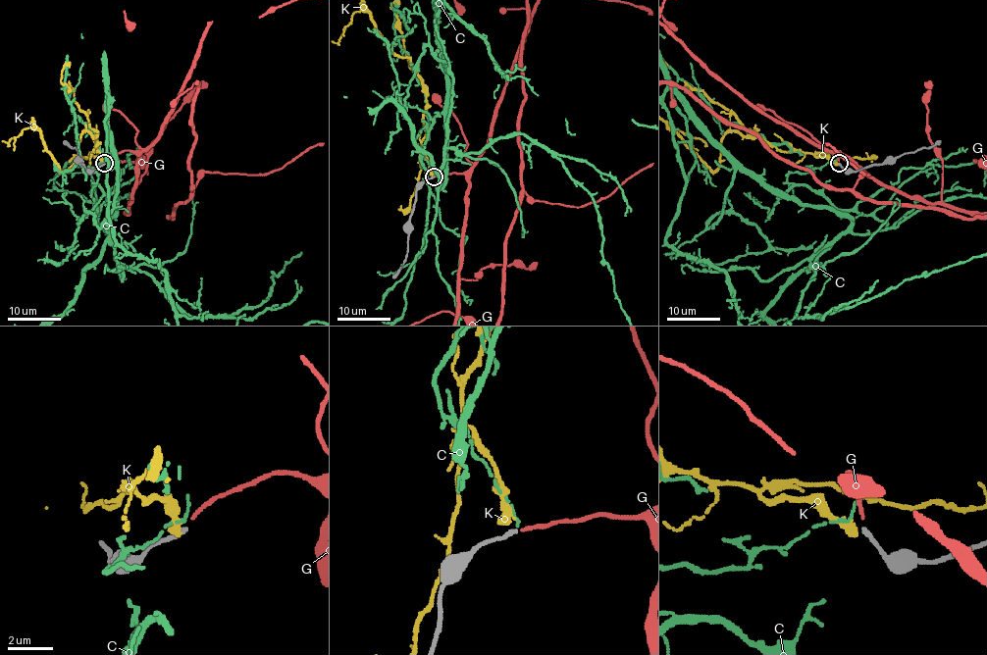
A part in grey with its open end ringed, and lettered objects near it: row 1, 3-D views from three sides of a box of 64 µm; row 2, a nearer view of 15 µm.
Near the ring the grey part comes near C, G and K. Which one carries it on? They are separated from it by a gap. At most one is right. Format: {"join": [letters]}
{"join": ["G"]}

